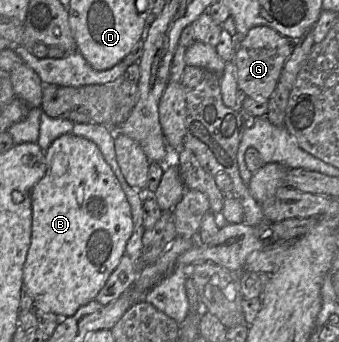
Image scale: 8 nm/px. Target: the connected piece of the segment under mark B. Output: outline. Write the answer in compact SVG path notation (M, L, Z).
M72 133L64 134L55 139L45 151L45 160L46 173L32 189L31 244L23 267L23 286L33 299L34 309L51 312L58 317L70 317L73 316L81 306L95 300L110 274L115 270L125 254L126 244L133 231L131 207L113 170L104 159L98 146L91 140L75 136Z

